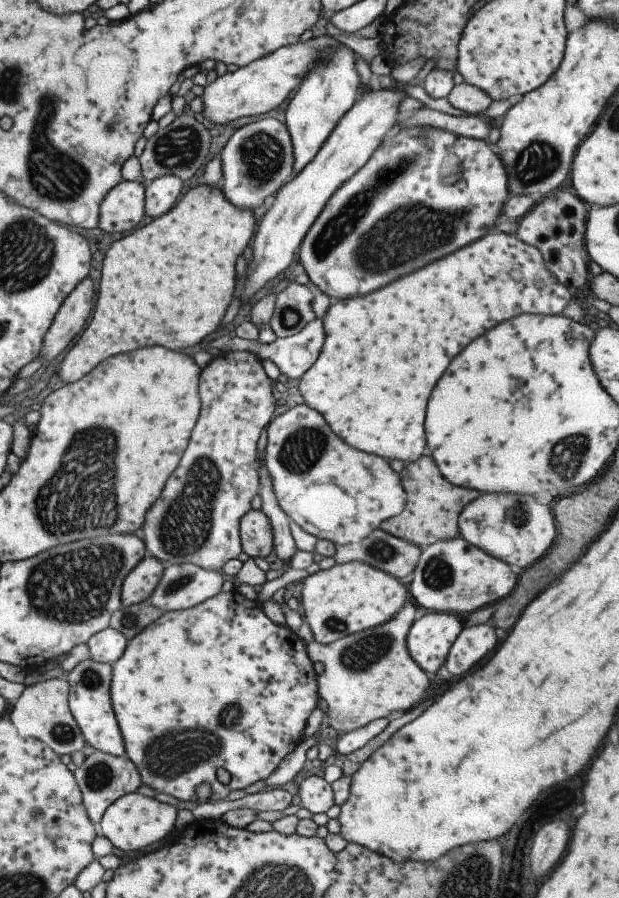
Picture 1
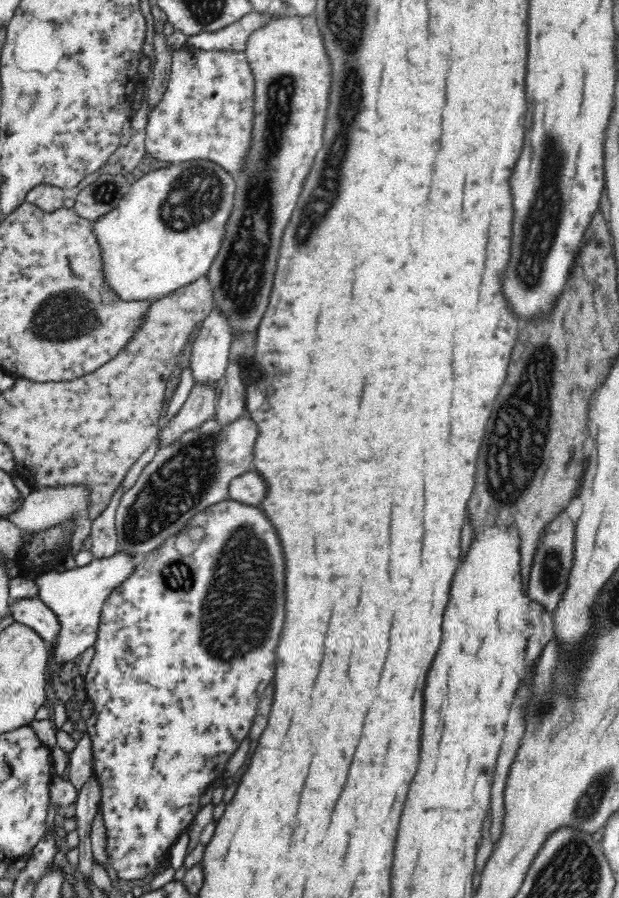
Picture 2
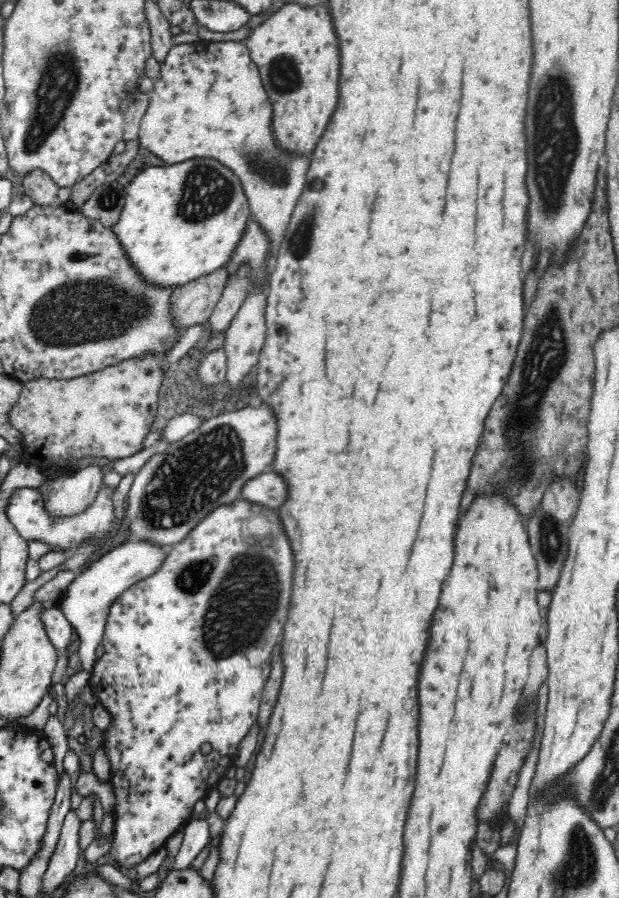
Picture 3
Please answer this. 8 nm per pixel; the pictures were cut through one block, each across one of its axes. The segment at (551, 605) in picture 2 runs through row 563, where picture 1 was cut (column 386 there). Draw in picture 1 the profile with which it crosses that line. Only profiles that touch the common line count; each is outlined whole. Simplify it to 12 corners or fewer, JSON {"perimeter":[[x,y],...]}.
{"perimeter":[[375,529],[335,545],[337,564],[363,562],[395,578],[413,572],[421,551]]}

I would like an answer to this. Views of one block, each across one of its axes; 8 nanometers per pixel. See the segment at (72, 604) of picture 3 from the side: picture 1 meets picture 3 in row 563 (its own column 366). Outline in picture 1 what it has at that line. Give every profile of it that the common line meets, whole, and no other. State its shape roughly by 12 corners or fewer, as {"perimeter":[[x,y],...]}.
{"perimeter":[[405,84],[359,93],[250,240],[251,300],[397,124]]}

